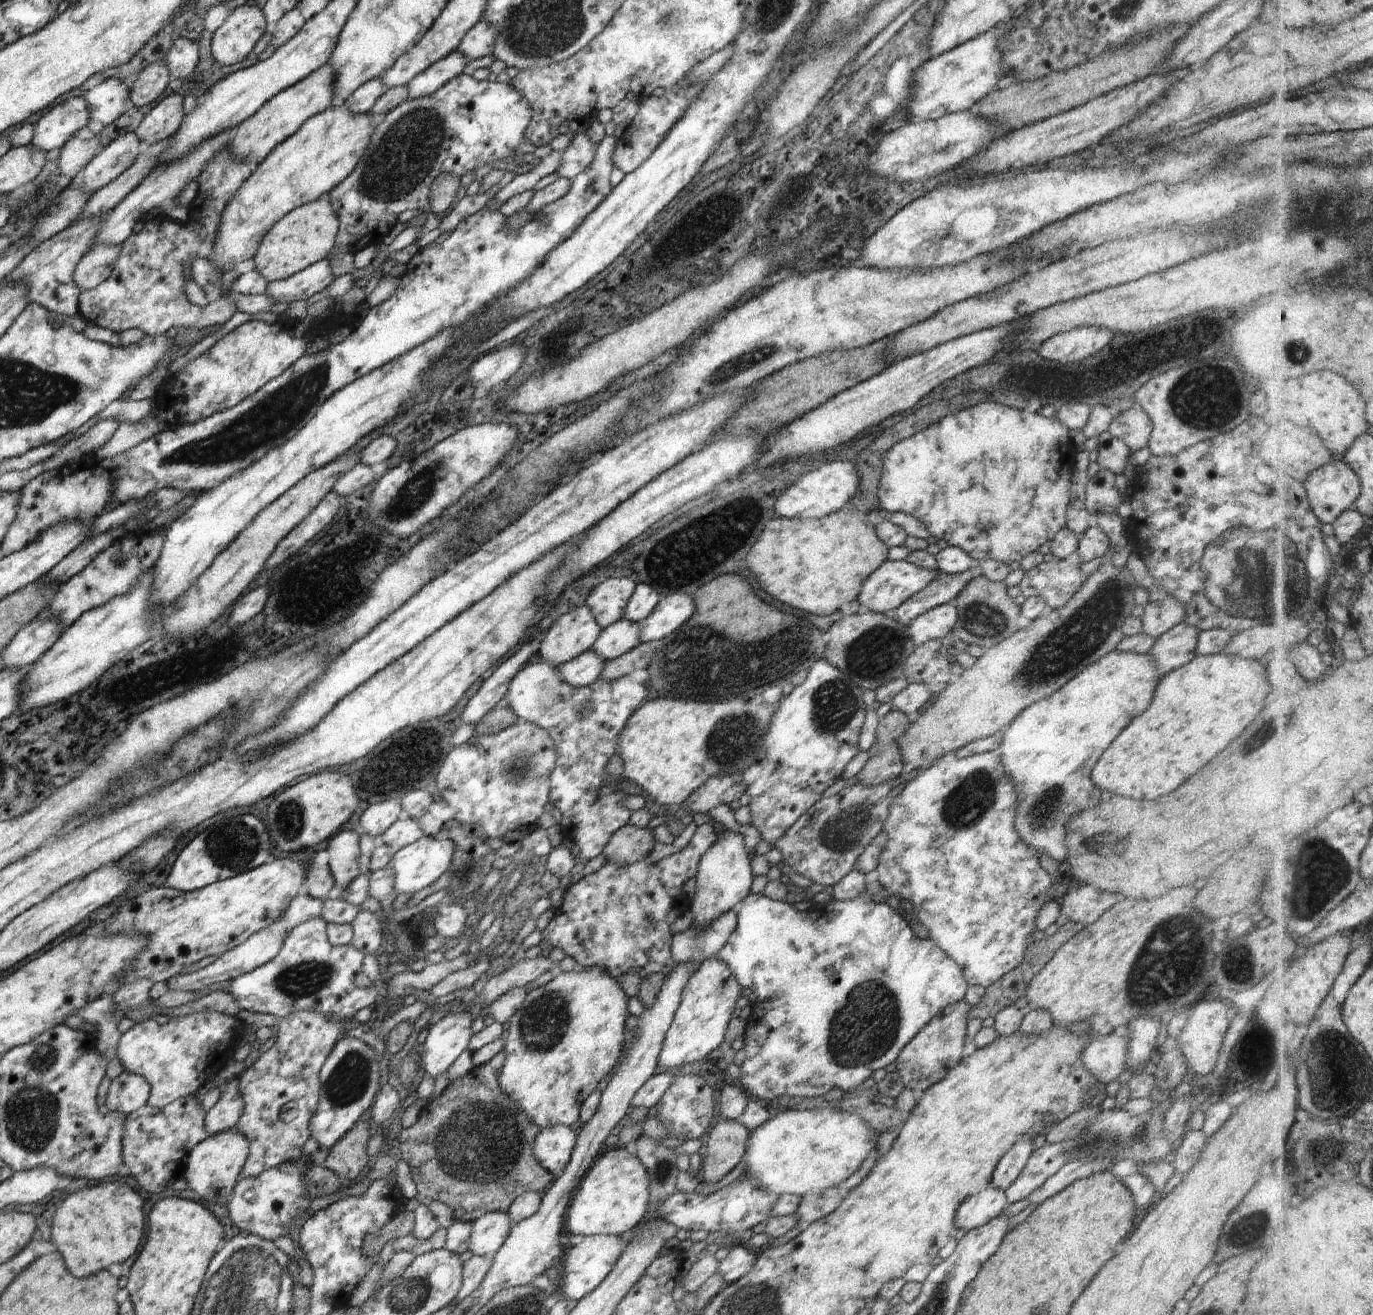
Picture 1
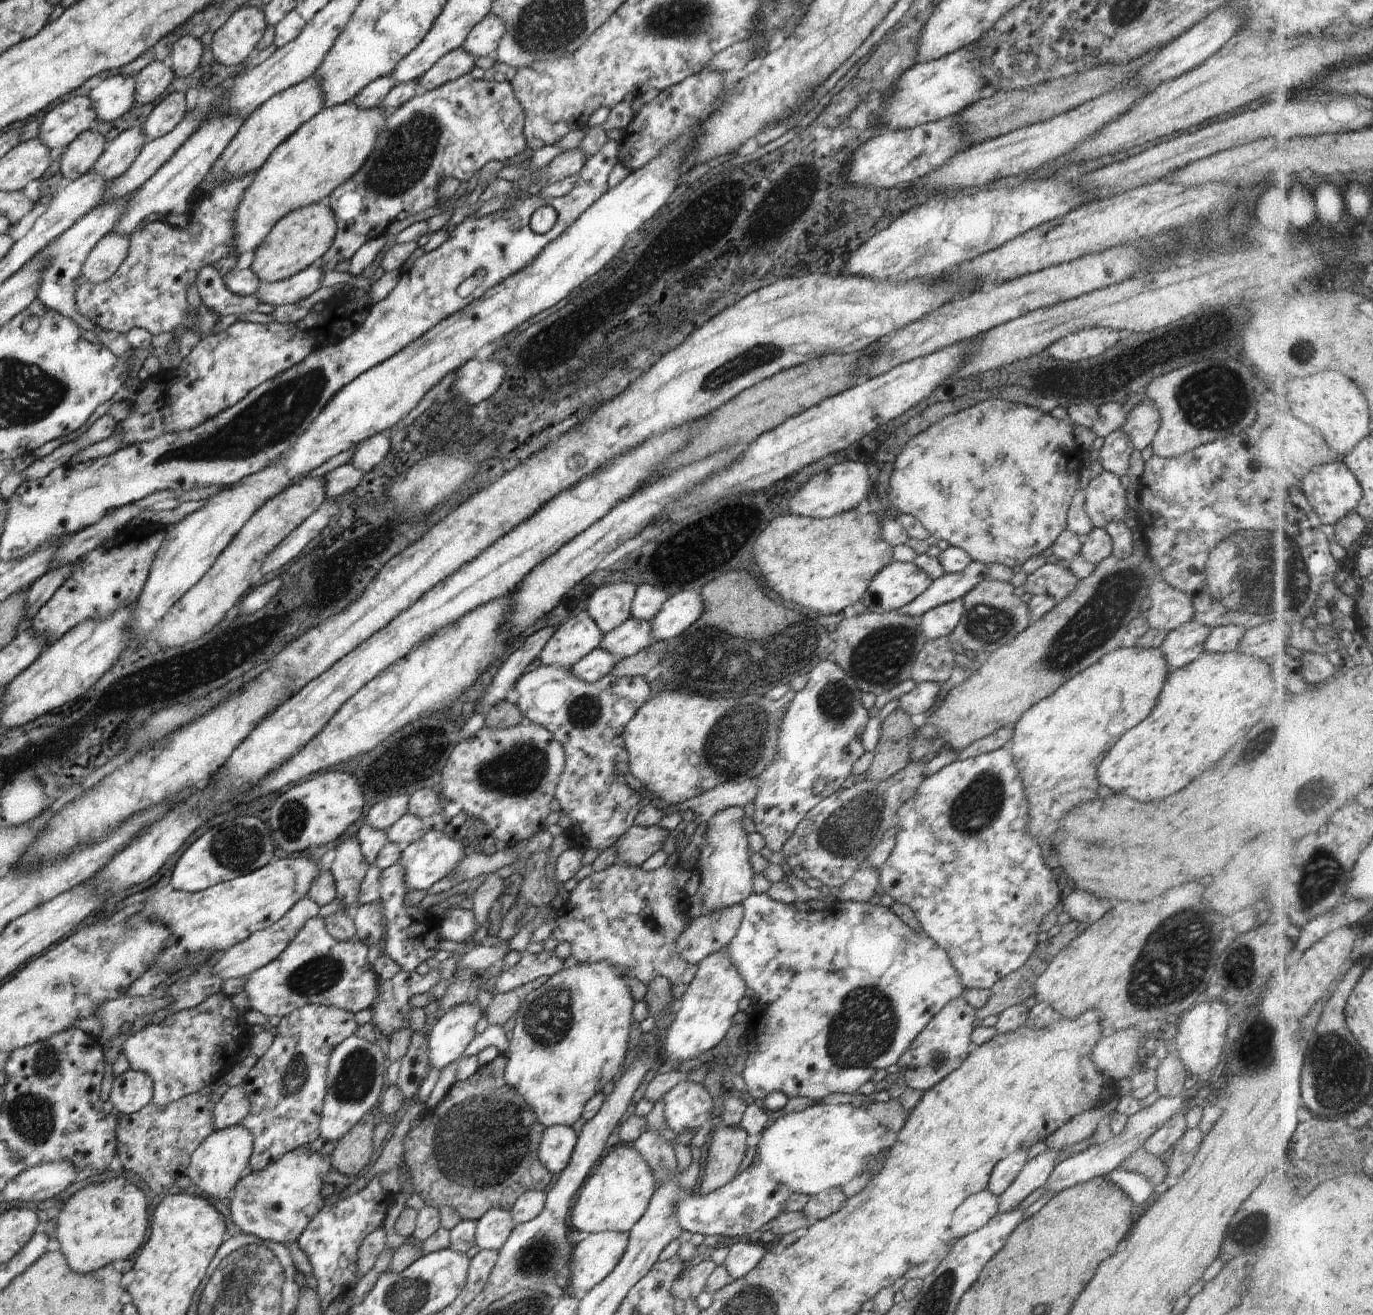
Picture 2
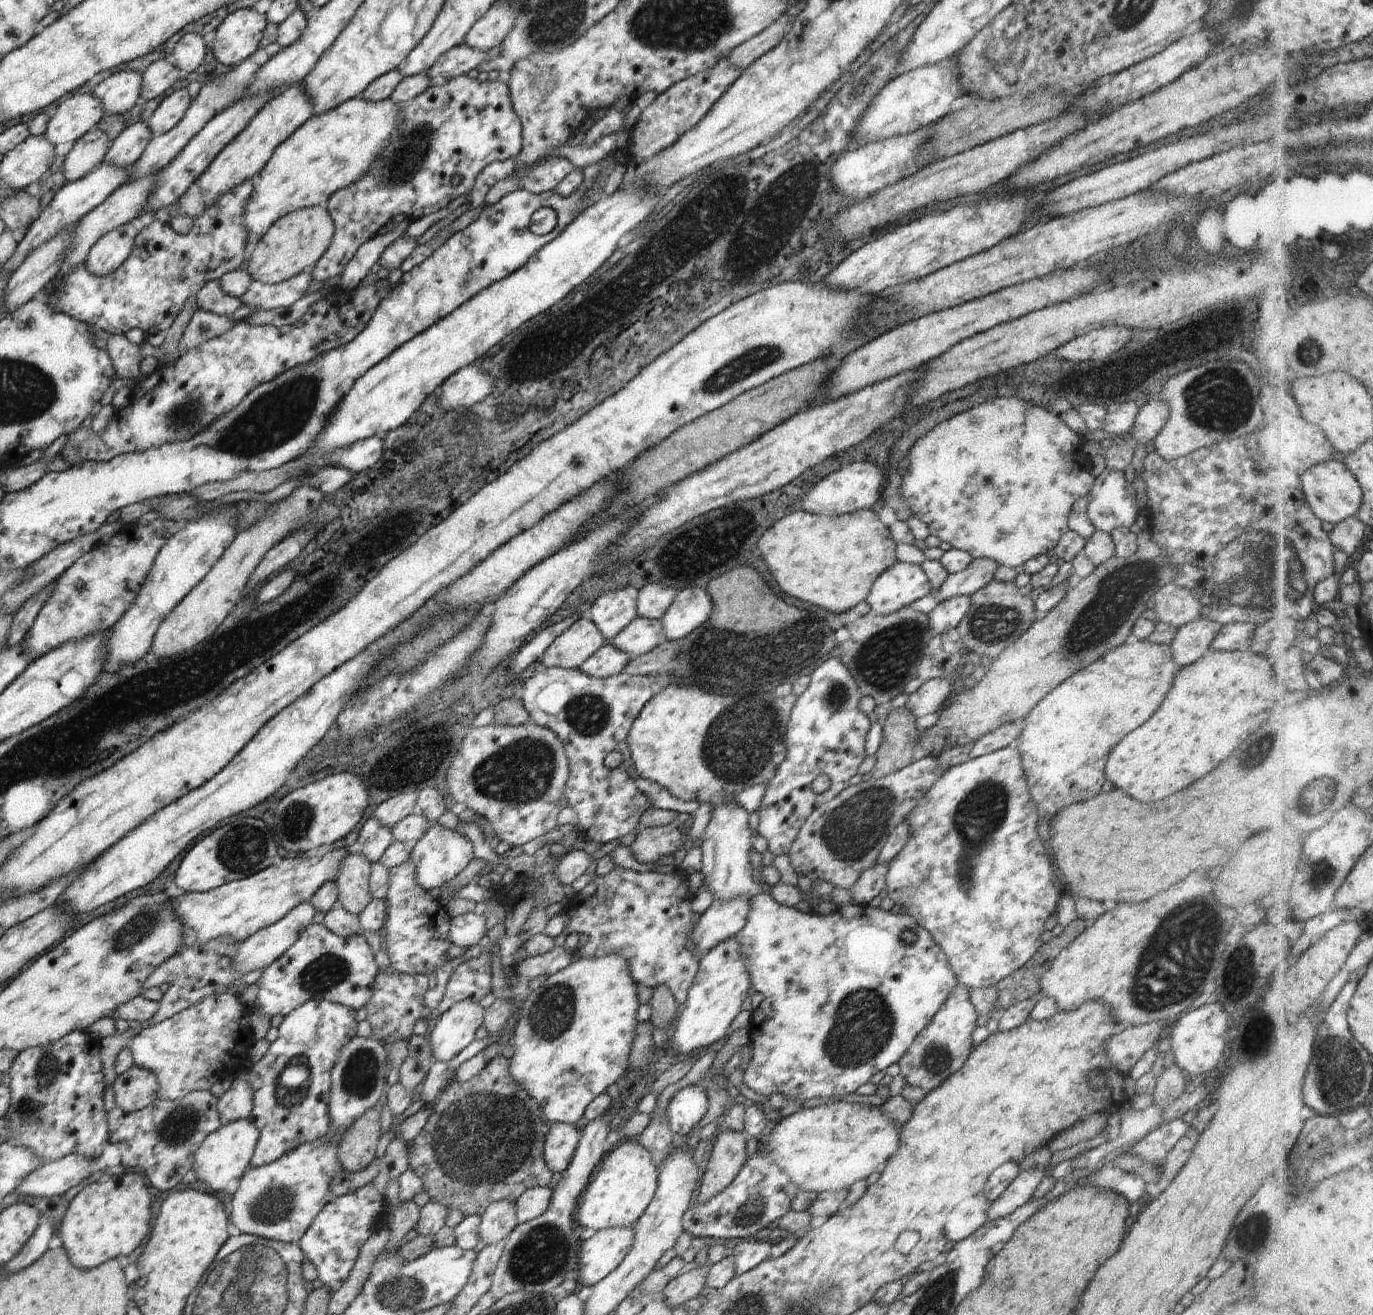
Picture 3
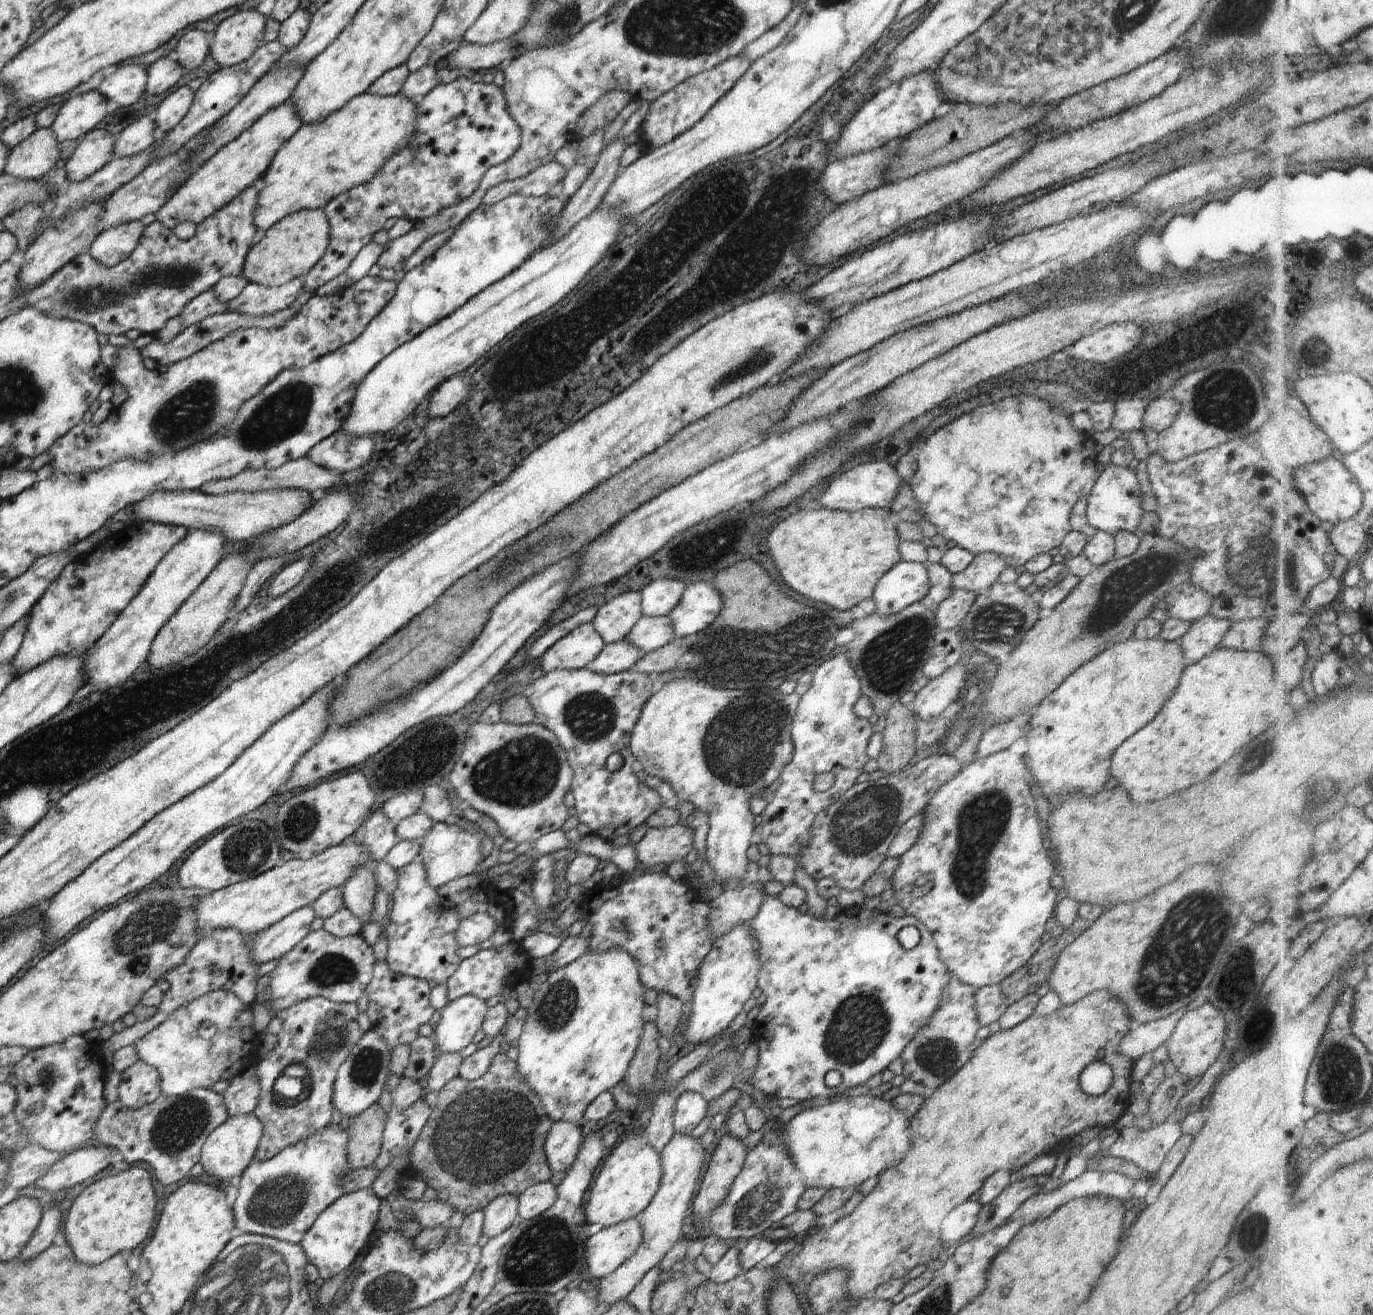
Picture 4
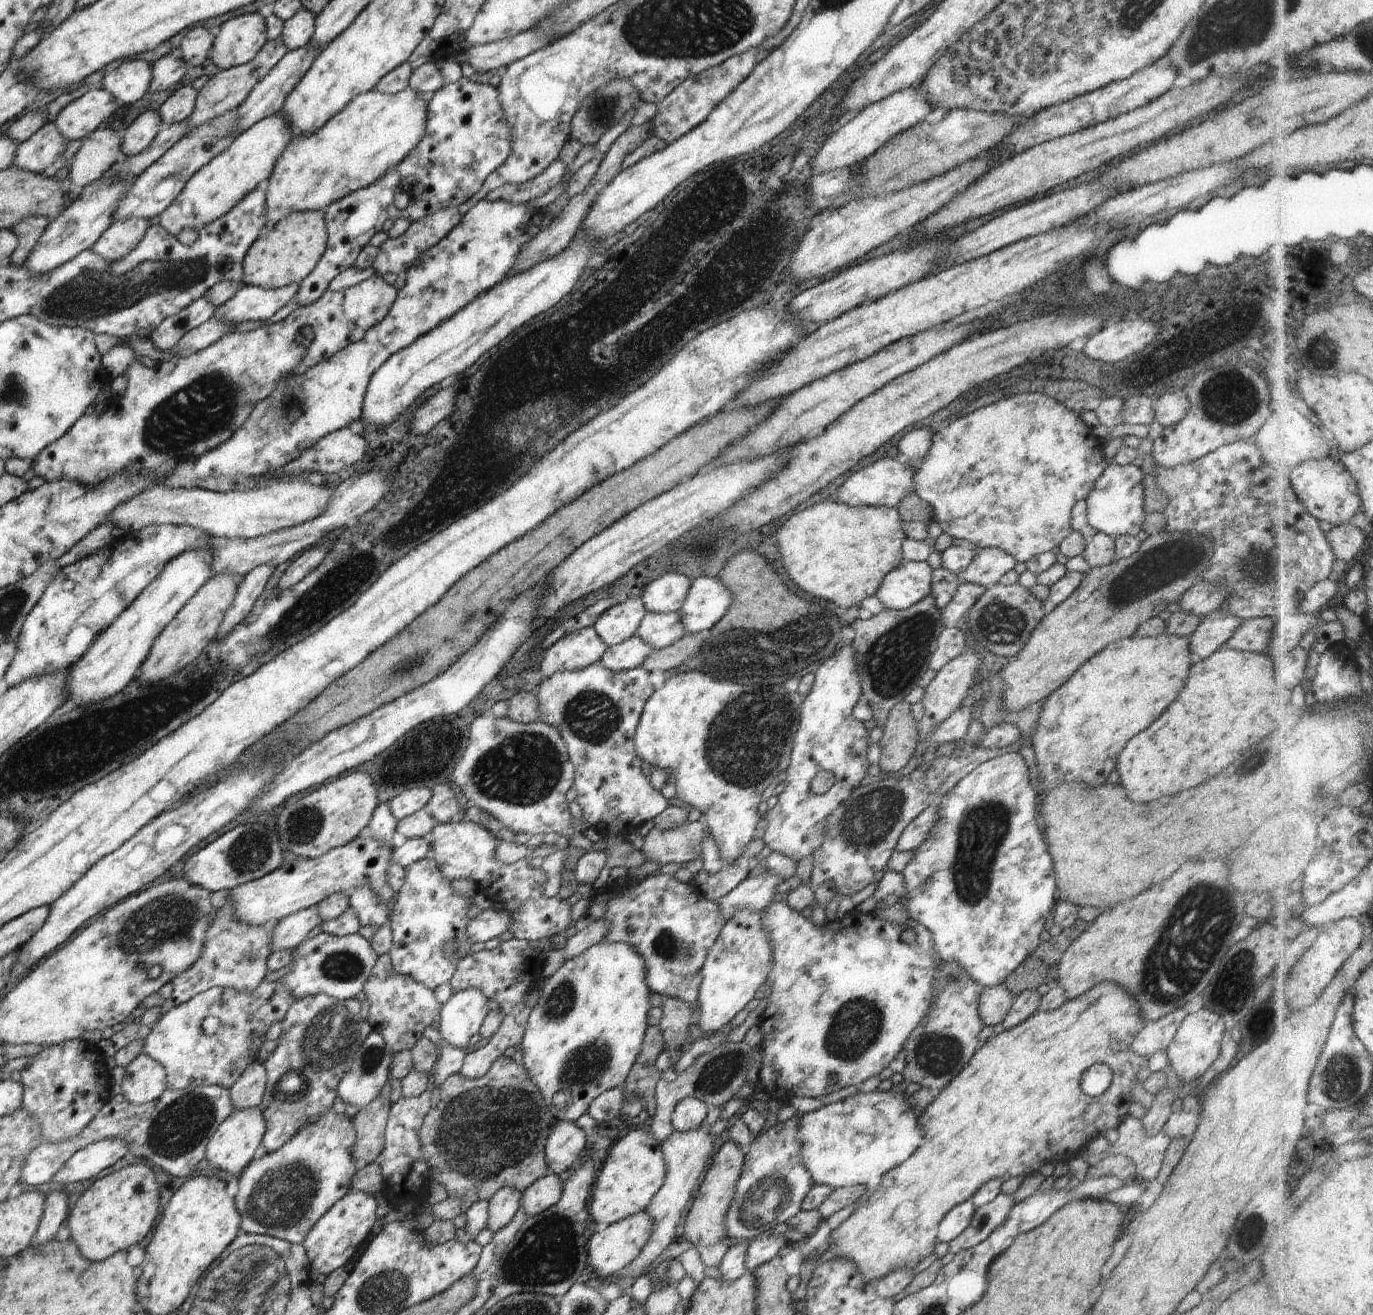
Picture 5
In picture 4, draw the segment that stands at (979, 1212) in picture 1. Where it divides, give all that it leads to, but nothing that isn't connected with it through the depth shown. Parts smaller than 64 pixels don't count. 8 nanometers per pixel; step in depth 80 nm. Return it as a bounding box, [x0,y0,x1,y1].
[941,1198,981,1245]

